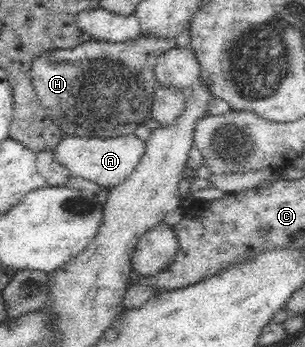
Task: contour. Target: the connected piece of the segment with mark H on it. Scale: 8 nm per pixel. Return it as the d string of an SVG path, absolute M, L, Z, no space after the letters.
M141 34L126 42L92 39L72 49L55 49L40 53L33 62L32 83L40 104L46 108L48 117L63 130L64 134L101 139L132 134L136 126L140 126L151 116L154 90L158 85L154 72L156 62L164 52L174 48L174 39L160 39L153 35Z

